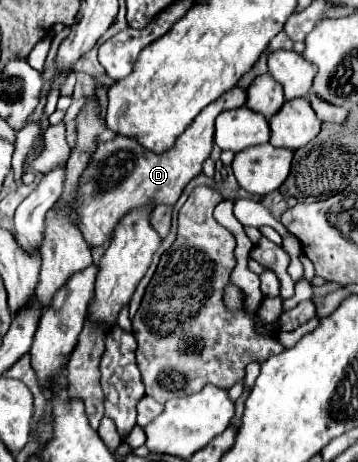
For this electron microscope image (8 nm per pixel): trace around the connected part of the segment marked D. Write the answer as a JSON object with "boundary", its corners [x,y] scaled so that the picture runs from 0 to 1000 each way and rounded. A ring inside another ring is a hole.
{"boundary":[[[656,184],[634,206],[617,206],[589,232],[573,232],[500,292],[489,305],[489,318],[478,327],[461,327],[455,335],[433,335],[427,327],[411,327],[377,310],[377,301],[332,297],[321,305],[277,314],[265,327],[265,353],[249,353],[243,370],[232,374],[226,400],[221,400],[221,431],[215,431],[215,457],[221,457],[221,491],[232,513],[254,535],[282,530],[321,496],[327,478],[366,457],[372,448],[405,444],[405,439],[466,439],[483,444],[506,426],[517,400],[561,374],[561,361],[573,344],[589,335],[595,323],[595,271],[601,253],[628,236],[656,236],[684,227],[684,193]]]}

